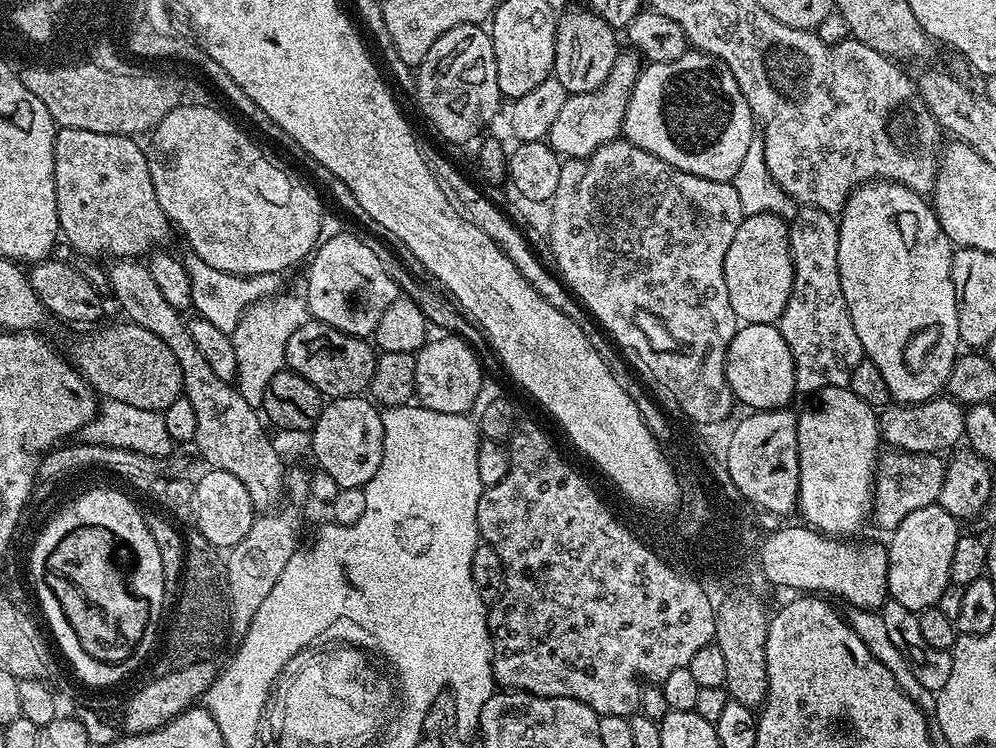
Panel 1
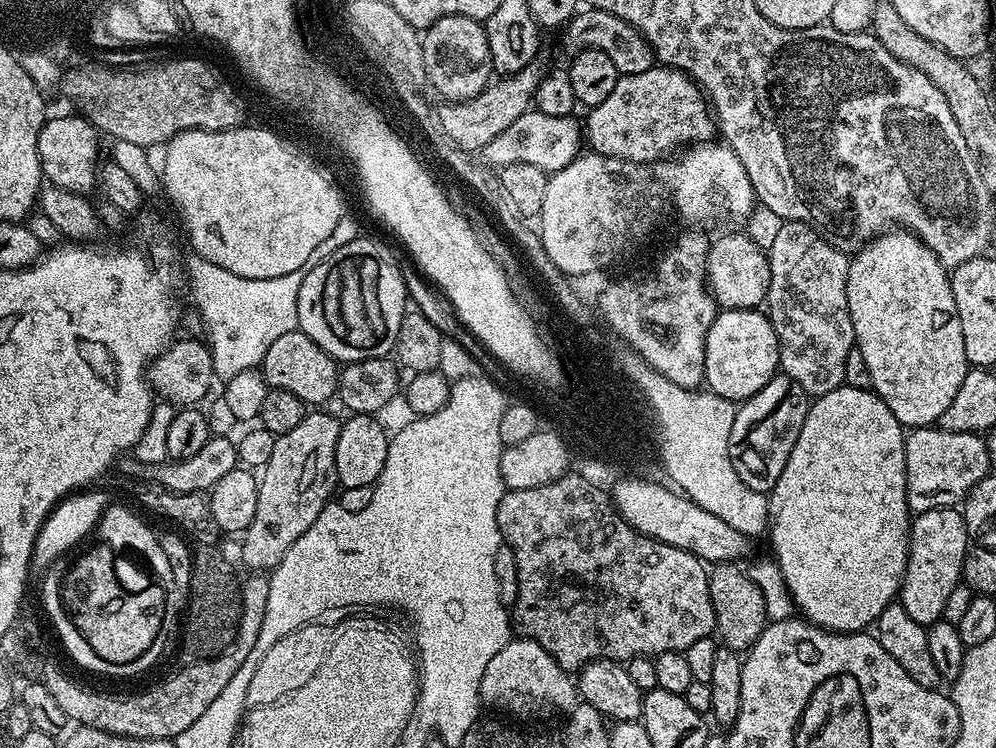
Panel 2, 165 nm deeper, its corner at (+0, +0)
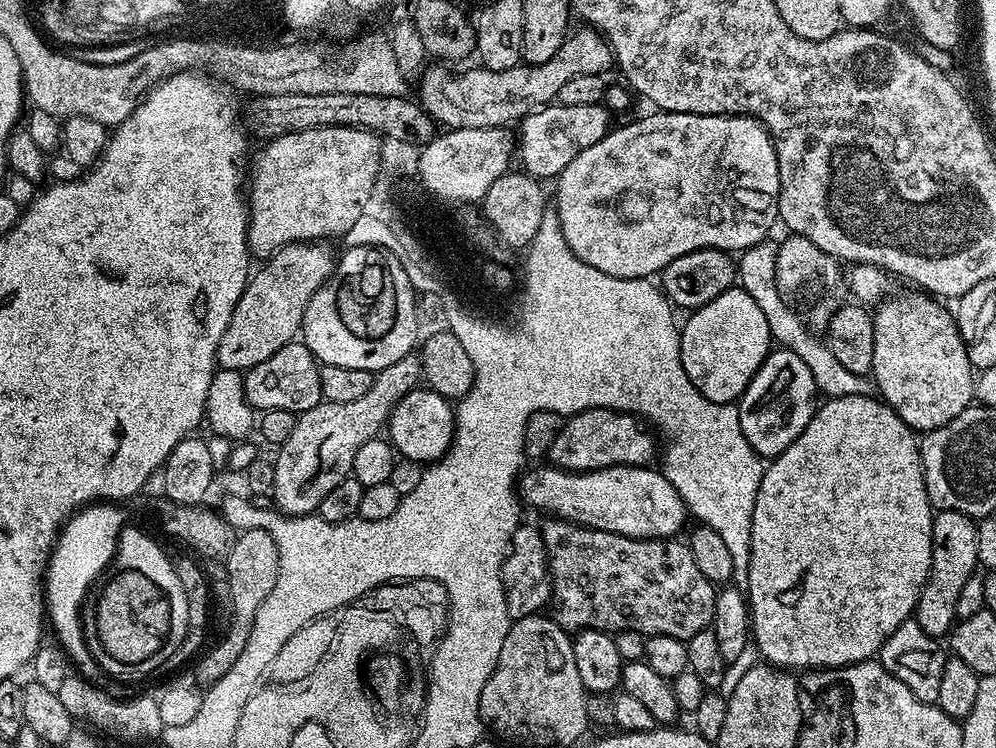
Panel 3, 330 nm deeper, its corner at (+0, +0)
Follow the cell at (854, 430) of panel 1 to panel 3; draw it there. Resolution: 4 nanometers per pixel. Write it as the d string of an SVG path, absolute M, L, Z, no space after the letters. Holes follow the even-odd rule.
M875 395L868 396L846 396L825 399L823 403L817 407L815 414L810 418L810 422L806 426L806 430L802 430L802 434L798 434L798 438L794 438L794 442L790 442L790 446L786 446L786 450L782 450L782 454L775 457L765 467L764 477L758 486L758 498L754 502L754 514L750 522L750 566L748 567L748 587L746 589L746 597L748 599L748 615L750 617L750 636L754 641L754 647L761 657L767 663L785 670L811 670L814 668L841 668L847 664L857 664L863 660L871 660L880 651L880 647L886 642L886 638L890 638L890 634L894 634L894 630L898 630L898 626L902 626L902 622L906 622L915 613L916 603L924 589L924 583L928 580L928 571L932 565L932 517L934 509L926 494L926 486L924 485L924 471L920 465L920 445L918 436L913 429L909 428L906 422L902 422L902 418L883 400Z

